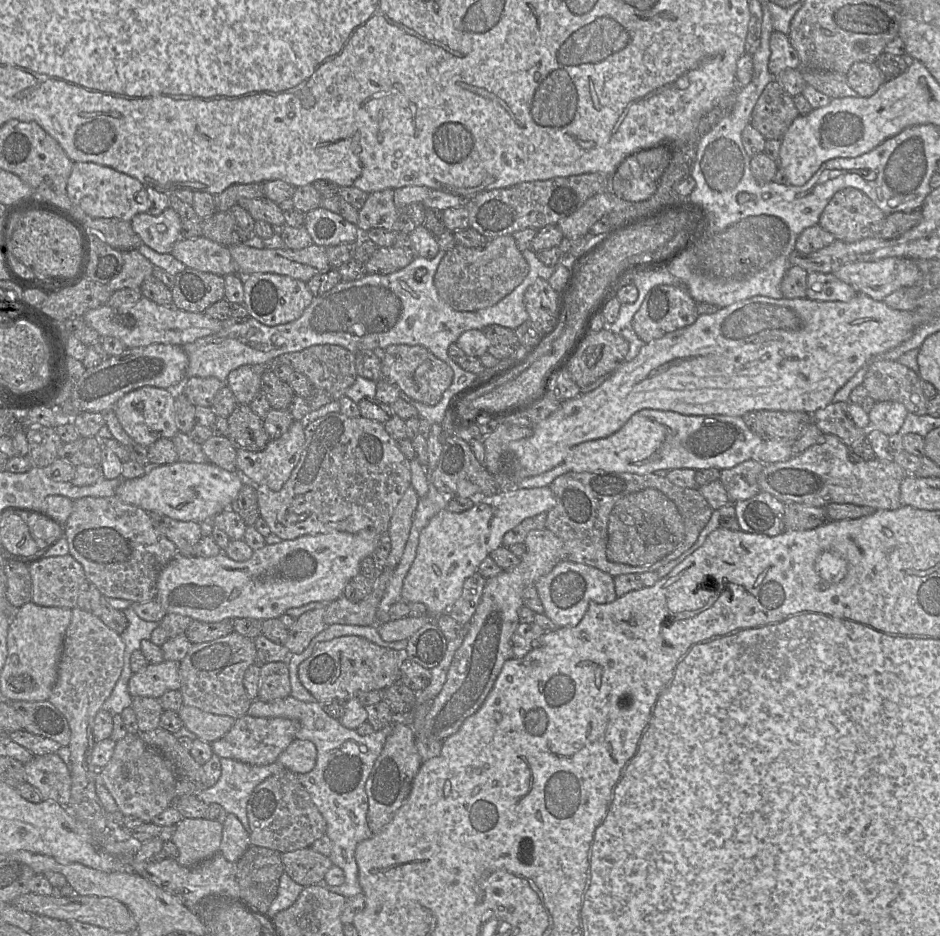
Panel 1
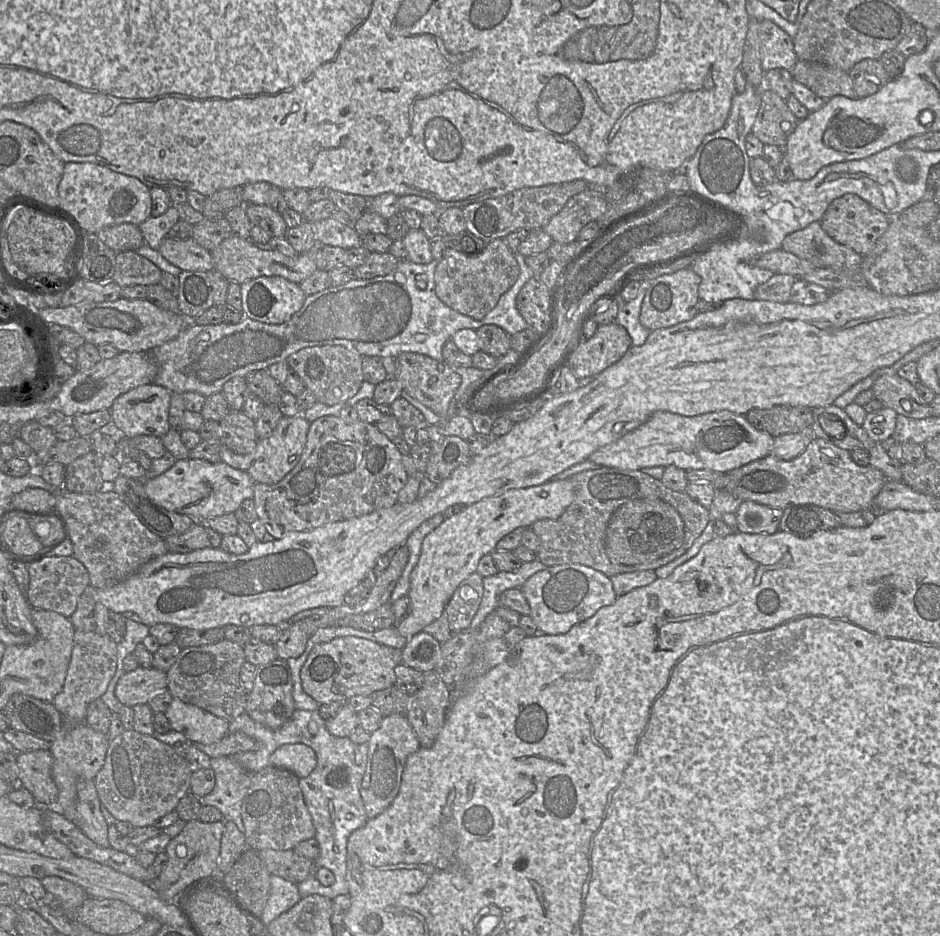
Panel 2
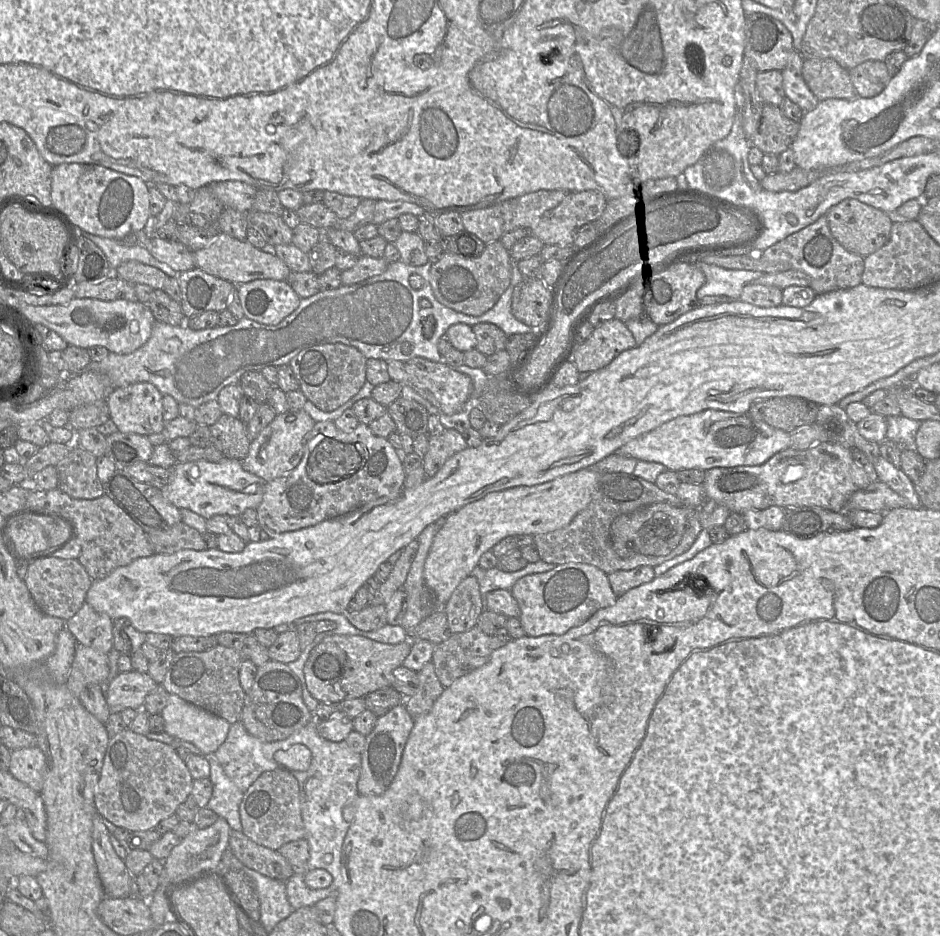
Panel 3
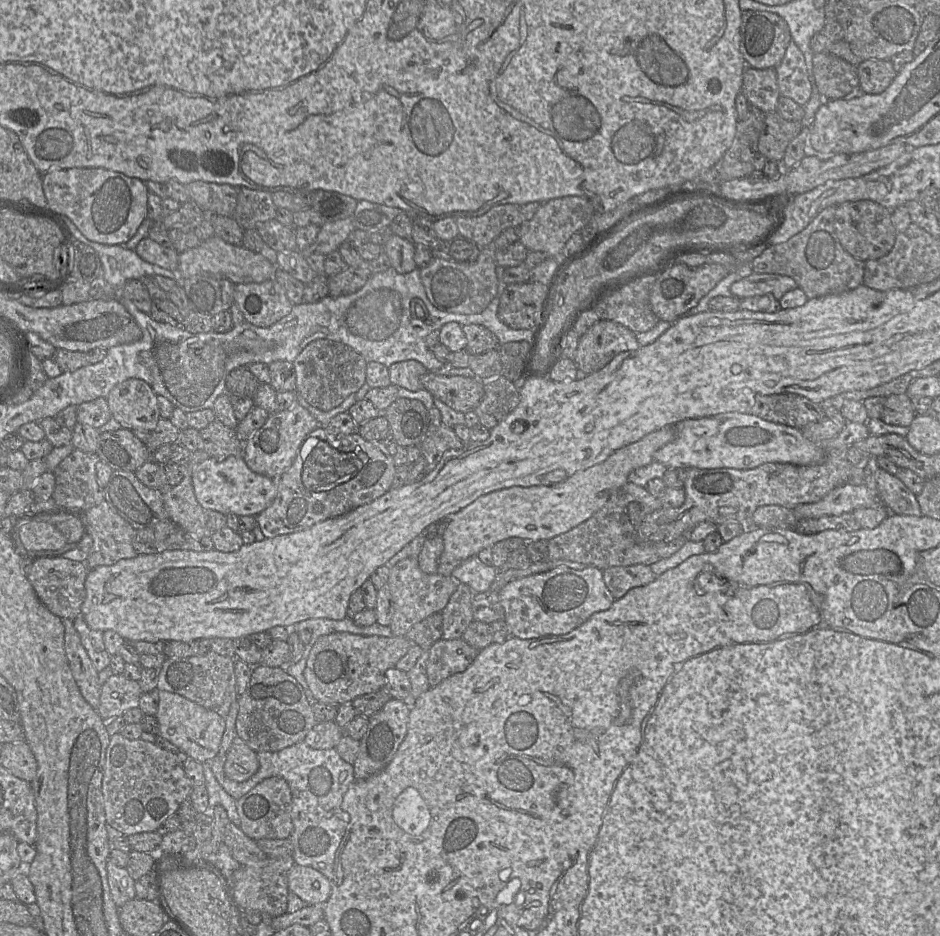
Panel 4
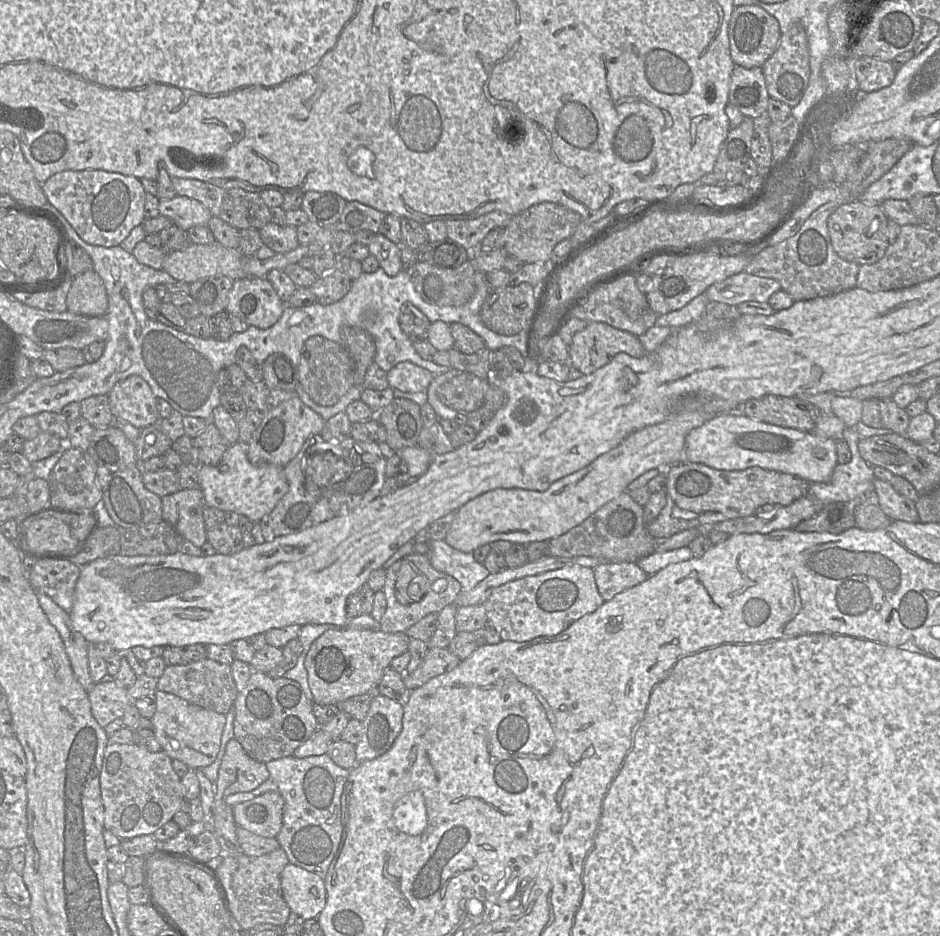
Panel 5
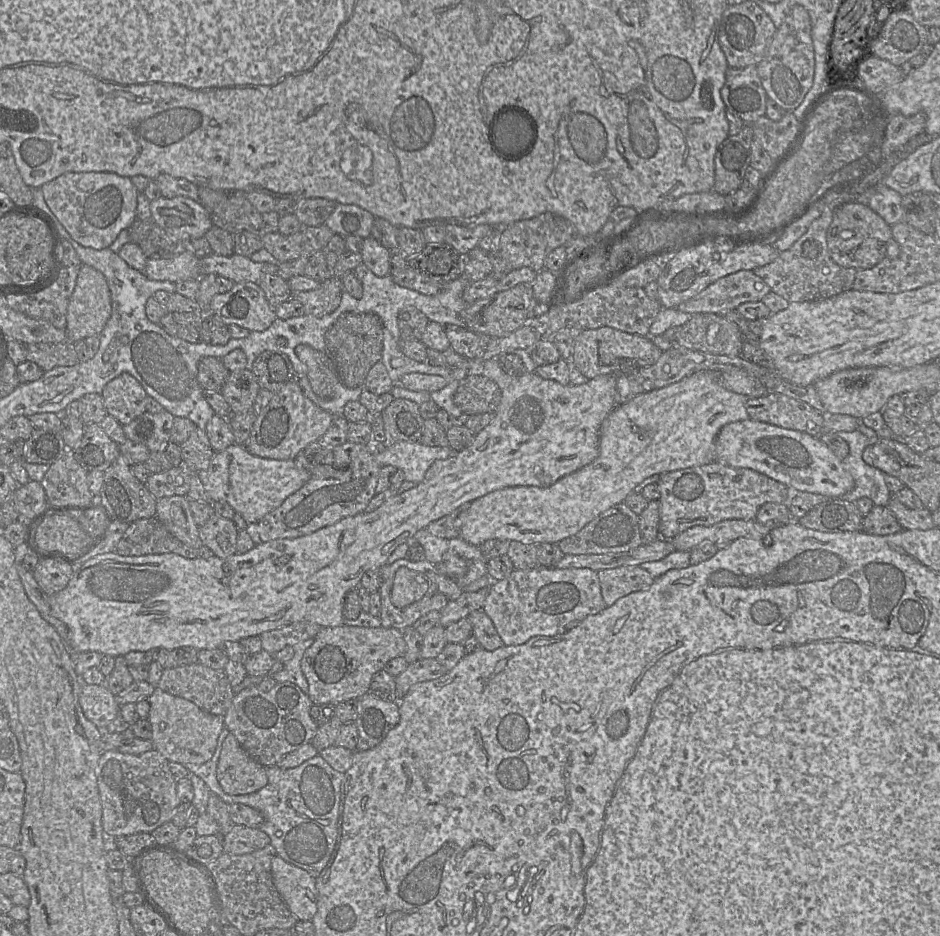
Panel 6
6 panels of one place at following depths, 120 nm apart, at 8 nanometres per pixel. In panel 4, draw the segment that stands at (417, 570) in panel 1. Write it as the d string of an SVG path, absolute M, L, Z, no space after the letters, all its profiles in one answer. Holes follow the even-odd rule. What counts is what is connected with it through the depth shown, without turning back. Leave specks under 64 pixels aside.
M667 425L617 449L603 462L578 471L563 482L551 486L512 486L478 497L442 520L444 550L438 560L437 573L451 576L453 570L469 557L510 537L527 542L548 541L571 530L602 508L609 497L628 482L628 475L633 470L651 463L654 453L674 437L675 426Z

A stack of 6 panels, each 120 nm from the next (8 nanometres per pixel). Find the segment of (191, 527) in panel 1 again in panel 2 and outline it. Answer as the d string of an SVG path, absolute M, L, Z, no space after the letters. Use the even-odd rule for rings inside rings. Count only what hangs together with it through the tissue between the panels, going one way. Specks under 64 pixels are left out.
M119 475L108 487L118 494L144 526L163 540L187 531L194 524L191 517L170 512L152 502L145 493L144 483Z

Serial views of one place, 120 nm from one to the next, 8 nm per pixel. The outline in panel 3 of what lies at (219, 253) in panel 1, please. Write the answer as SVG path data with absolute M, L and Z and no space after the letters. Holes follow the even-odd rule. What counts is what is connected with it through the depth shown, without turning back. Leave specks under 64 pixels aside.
M152 237L145 246L154 258L167 264L176 272L195 268L194 252L179 241L168 242L158 237Z

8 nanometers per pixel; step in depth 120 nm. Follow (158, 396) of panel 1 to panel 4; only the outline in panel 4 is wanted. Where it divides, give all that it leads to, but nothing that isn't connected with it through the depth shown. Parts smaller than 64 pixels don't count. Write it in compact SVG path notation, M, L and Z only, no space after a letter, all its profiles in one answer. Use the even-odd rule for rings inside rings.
M130 378L106 397L112 417L123 429L154 430L160 420L158 395L144 380Z

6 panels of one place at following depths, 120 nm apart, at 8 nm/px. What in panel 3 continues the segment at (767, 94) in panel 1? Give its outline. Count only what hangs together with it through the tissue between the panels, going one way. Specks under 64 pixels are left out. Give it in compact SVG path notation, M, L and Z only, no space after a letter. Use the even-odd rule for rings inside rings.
M765 103L752 145L779 156L791 146L799 129L800 121L786 117L779 106Z

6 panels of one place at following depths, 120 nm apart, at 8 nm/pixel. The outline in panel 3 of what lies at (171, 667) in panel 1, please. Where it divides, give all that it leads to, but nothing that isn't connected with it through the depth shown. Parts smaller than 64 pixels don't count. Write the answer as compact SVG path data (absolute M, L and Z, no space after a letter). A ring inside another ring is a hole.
M130 671L119 673L110 683L106 701L111 713L120 713L127 708L142 710L146 696L157 688L148 673Z

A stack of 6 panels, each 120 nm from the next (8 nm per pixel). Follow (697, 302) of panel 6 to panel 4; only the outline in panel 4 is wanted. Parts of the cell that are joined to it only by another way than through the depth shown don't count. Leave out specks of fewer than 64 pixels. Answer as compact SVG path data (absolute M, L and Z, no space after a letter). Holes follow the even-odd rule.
M752 273L731 287L732 296L743 299L752 296L771 294L779 300L786 292L797 288L796 281L785 275Z

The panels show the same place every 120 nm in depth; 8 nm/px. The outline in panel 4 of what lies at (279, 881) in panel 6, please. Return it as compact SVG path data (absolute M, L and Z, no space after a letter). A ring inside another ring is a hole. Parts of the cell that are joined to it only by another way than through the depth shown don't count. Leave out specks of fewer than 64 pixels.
M294 863L288 876L289 891L307 905L325 905L331 895L331 882L321 872L310 866Z

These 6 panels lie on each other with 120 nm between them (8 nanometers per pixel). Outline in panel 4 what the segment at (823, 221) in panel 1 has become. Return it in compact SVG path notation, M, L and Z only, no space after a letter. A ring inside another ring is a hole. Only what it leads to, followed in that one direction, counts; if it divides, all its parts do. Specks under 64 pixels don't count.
M871 200L846 201L839 204L835 210L833 225L843 248L863 261L884 256L894 245L896 230L891 222L891 210Z

